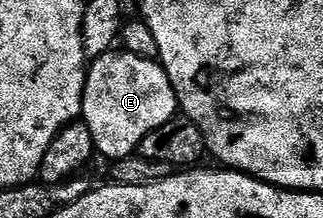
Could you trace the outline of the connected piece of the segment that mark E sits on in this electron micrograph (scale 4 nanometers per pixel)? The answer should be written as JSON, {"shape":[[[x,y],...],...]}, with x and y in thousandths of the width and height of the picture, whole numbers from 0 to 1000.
{"shape":[[[359,216],[337,243],[319,243],[310,261],[279,284],[269,321],[269,376],[257,422],[257,550],[288,601],[288,656],[313,725],[334,720],[334,743],[372,739],[381,720],[409,716],[427,688],[433,656],[486,583],[523,564],[557,514],[554,459],[542,450],[542,404],[489,275],[412,252]]]}

